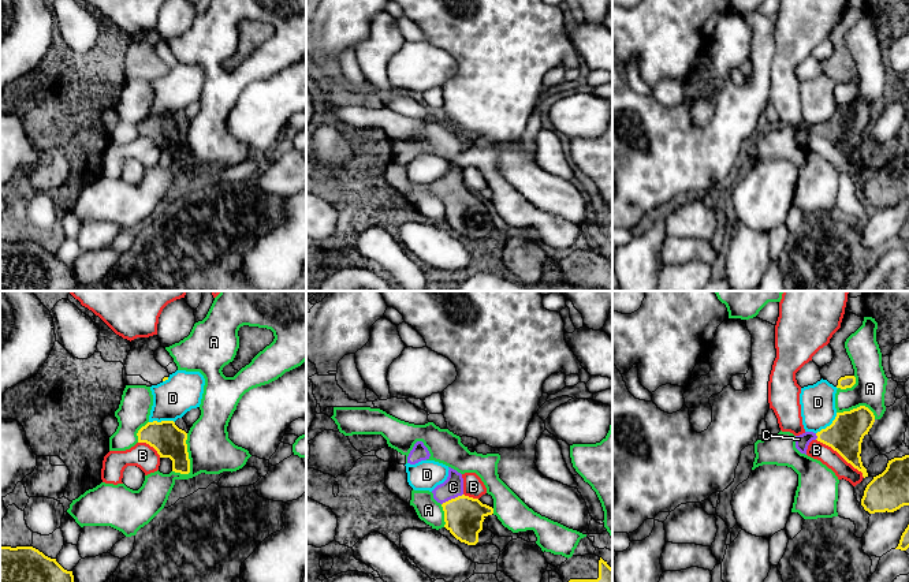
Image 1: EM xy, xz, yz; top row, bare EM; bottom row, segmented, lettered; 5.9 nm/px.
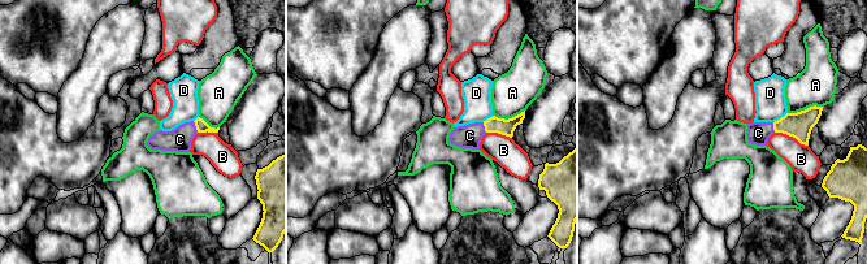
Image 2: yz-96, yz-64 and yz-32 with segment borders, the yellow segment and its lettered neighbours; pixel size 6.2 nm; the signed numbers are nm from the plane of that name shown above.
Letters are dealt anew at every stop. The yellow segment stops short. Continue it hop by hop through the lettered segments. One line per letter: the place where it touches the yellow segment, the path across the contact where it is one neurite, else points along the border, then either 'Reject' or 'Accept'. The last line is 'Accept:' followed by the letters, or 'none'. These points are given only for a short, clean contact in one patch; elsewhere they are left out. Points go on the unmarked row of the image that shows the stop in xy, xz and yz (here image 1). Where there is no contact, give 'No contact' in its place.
A: Touches yellow at xy (187, 150). Reject
B: Touches yellow at yz (841, 149). Boundary: yz (816, 133), (835, 144), (864, 171). Reject
C: Touches yellow at xz (451, 193). Path across: xz (464, 209), (451, 193), (453, 181). Accept
D: Touches yellow at yz (830, 119). Reject
Accept: C

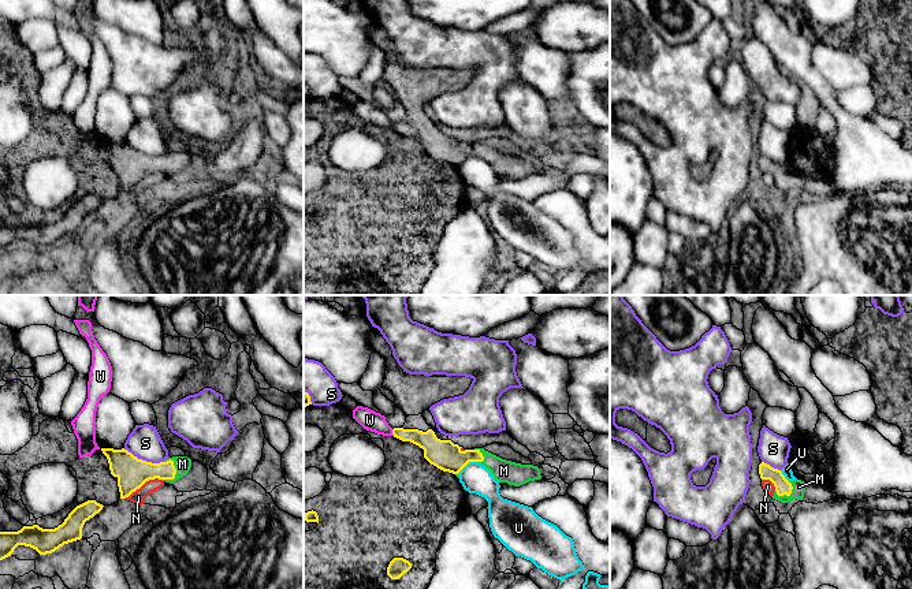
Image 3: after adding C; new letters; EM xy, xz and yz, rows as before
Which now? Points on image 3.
M: Touches yellow at xy (175, 167). Accept
N: Touches yellow at xy (142, 178). Boundary: xy (162, 172), (146, 174), (125, 192). Reject
S: Touches yellow at xy (144, 155). Reject
U: Touches yellow at xz (466, 157). Boundary: xz (477, 155), (469, 155), (457, 167). Reject
W: Touches yellow at xz (393, 126). Boundary: xz (391, 123), (394, 129). Reject
Accept: M

